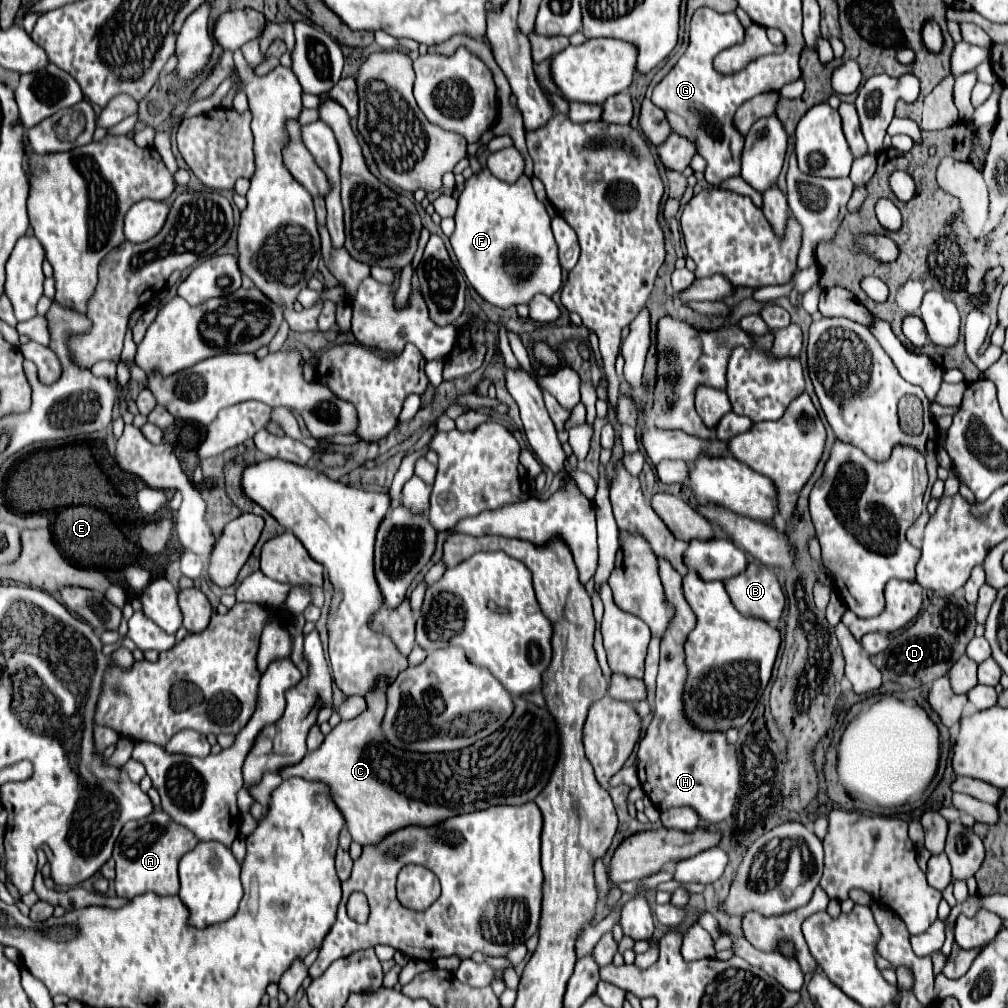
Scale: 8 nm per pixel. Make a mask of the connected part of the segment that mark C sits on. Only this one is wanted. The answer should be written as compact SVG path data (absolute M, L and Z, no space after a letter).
M380 676L366 692L368 708L360 716L342 720L318 750L308 752L300 764L280 770L284 780L300 776L326 782L332 788L336 806L344 814L346 828L360 846L380 844L388 834L406 826L438 826L448 818L476 812L478 804L480 810L498 804L526 804L548 784L560 756L560 732L548 708L514 698L514 712L504 726L474 746L464 748L464 760L460 758L462 752L394 752L380 732L386 686L388 680Z

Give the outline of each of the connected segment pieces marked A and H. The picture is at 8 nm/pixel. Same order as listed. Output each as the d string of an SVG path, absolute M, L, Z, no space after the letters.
M156 810L148 818L128 822L114 844L116 894L122 898L134 898L146 892L154 892L158 896L177 895L180 888L178 862L198 842L200 840L194 832L174 822L164 810Z
M660 560L660 578L666 598L676 606L676 616L660 642L654 720L638 744L638 778L646 796L660 812L672 806L690 806L698 812L700 818L718 824L730 818L734 810L740 790L740 764L734 744L728 744L726 740L726 732L700 730L684 712L682 694L688 680L684 644L688 634L696 628L696 616L684 598L682 576L664 560Z

